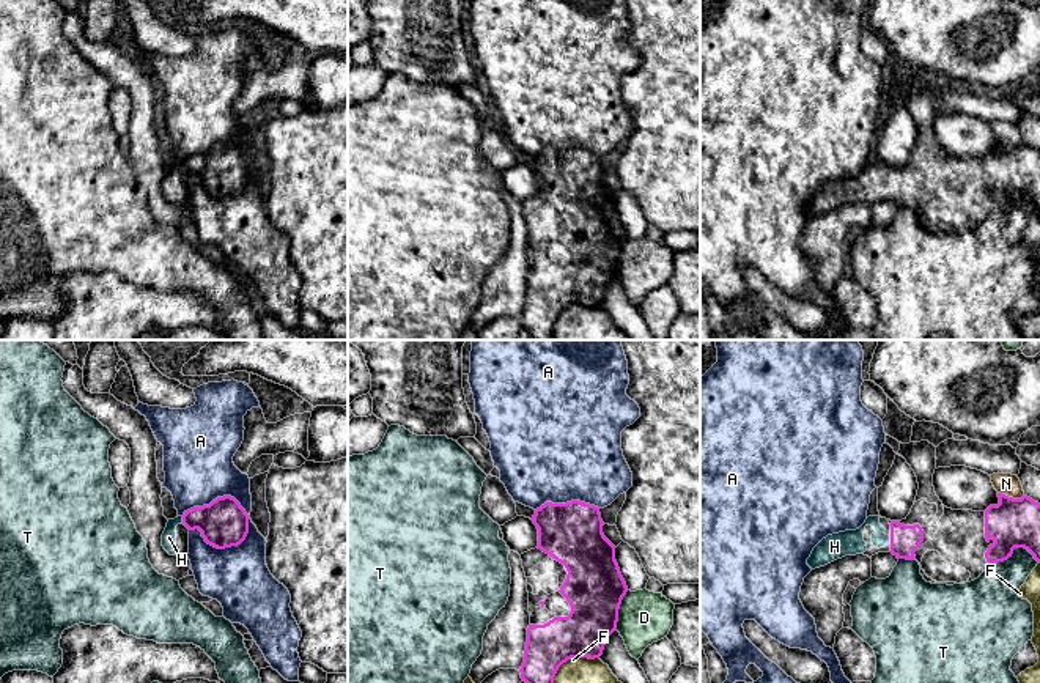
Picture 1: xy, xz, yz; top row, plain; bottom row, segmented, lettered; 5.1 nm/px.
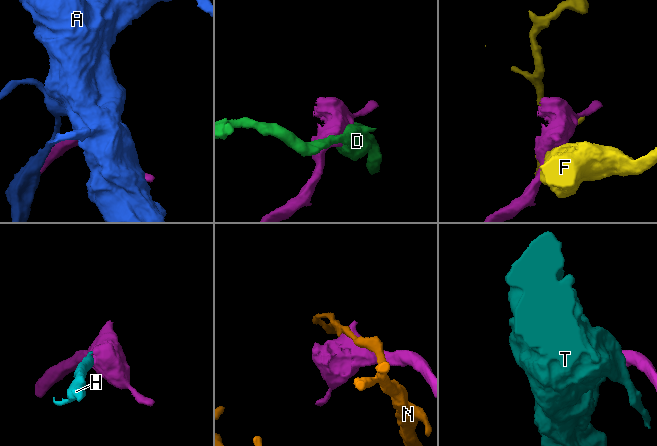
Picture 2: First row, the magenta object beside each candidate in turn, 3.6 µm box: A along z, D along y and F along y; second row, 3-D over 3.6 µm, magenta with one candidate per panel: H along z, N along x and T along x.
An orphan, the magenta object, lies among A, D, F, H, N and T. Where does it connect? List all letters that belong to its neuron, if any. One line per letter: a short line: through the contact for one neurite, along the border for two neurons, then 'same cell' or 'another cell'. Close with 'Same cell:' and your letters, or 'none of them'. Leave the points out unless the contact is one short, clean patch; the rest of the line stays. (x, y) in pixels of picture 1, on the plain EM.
A: another cell
D: another cell
F: another cell
H: line xy (224, 170), (183, 167), (170, 175), (169, 184); same cell
N: another cell
T: another cell
Same cell: H

